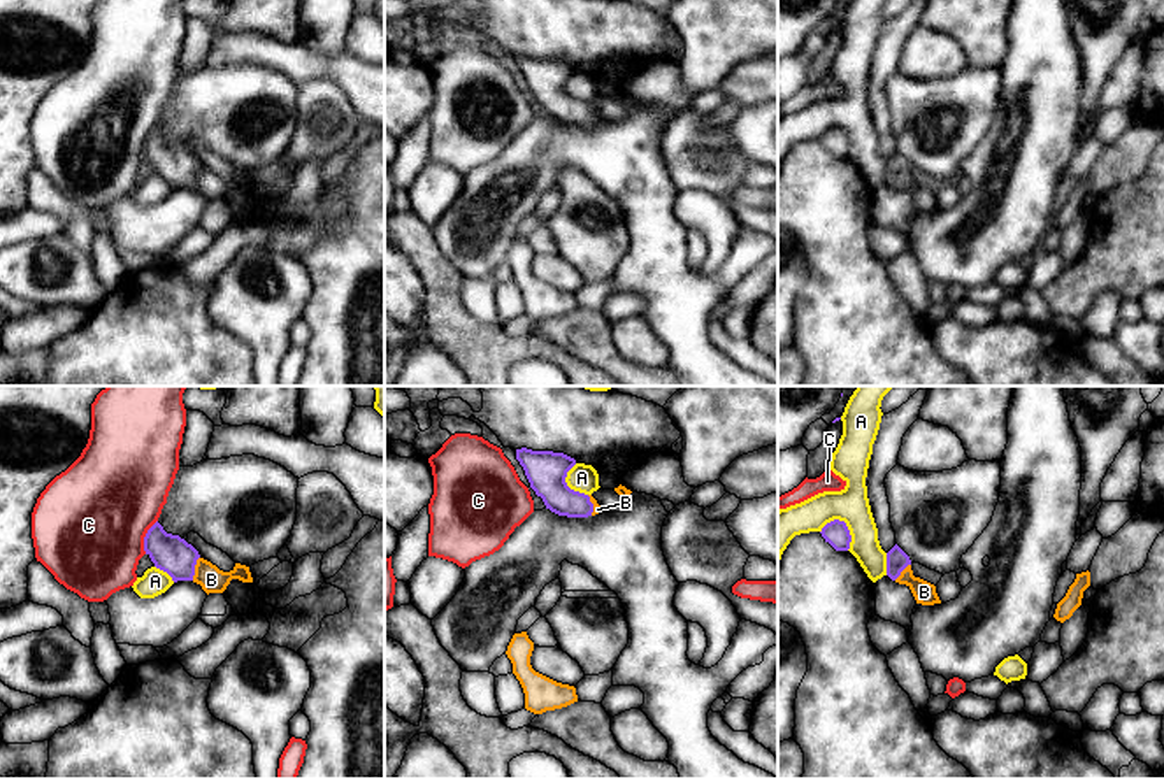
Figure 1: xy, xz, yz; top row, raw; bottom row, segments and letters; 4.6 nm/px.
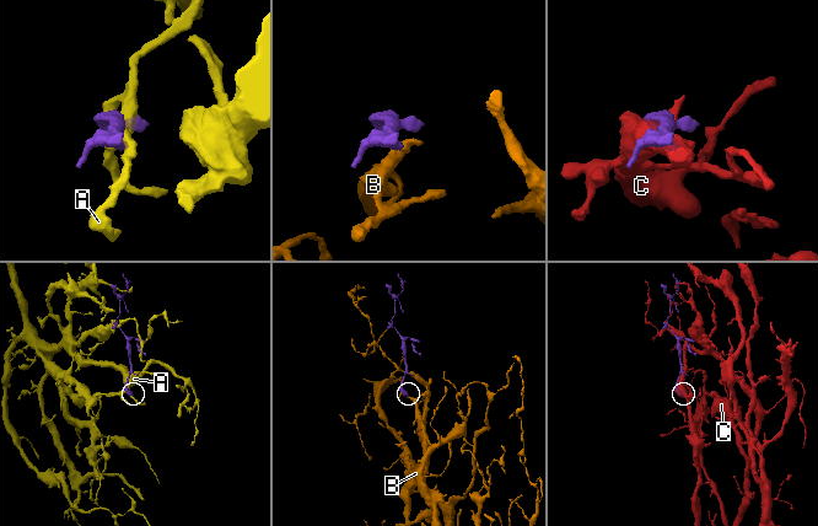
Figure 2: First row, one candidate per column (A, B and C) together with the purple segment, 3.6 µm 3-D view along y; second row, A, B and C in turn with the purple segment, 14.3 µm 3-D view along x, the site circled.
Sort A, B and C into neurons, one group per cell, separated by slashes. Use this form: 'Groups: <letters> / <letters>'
Groups: A / B / C

